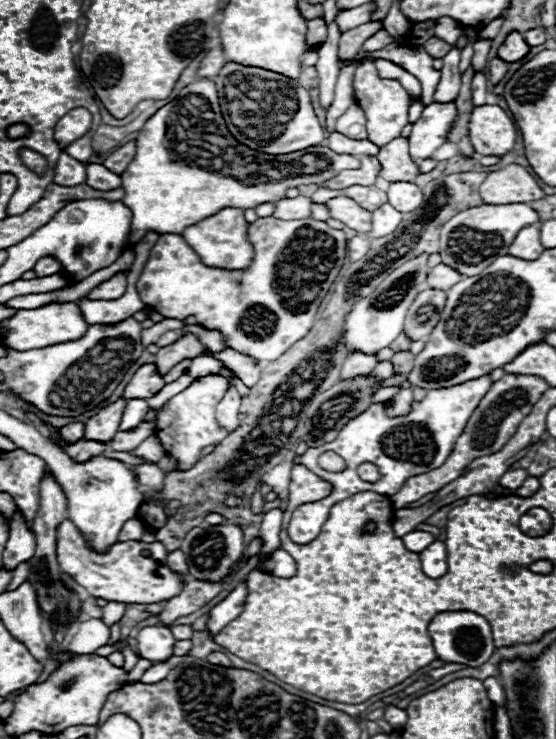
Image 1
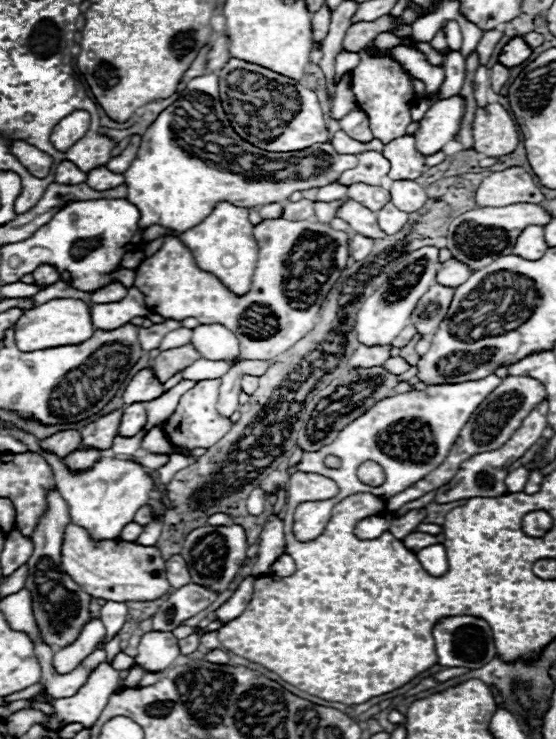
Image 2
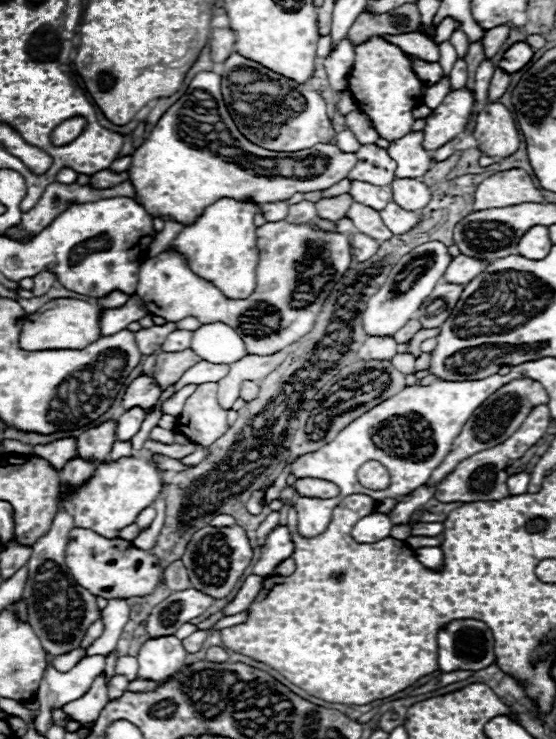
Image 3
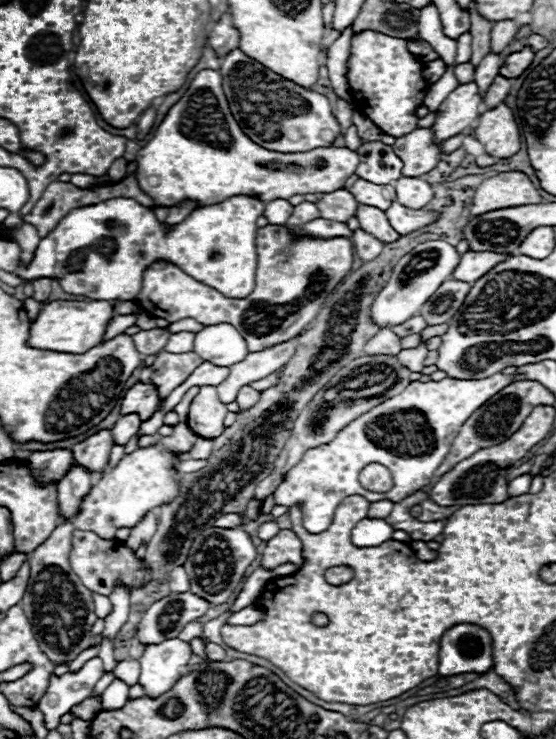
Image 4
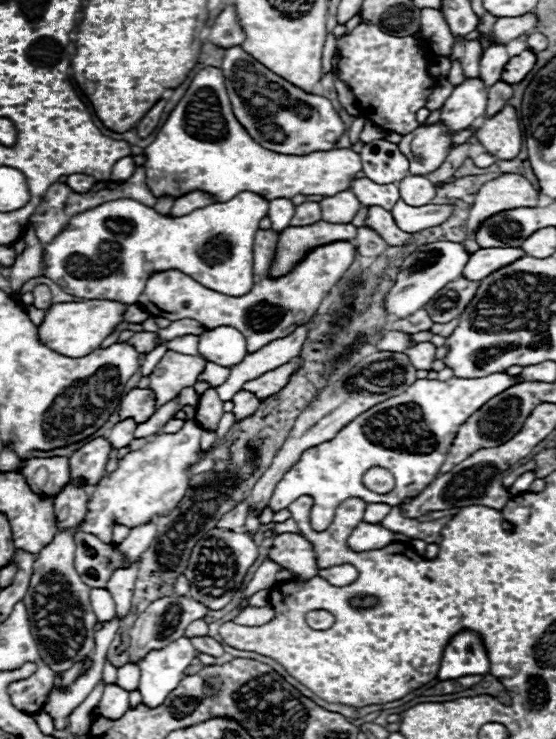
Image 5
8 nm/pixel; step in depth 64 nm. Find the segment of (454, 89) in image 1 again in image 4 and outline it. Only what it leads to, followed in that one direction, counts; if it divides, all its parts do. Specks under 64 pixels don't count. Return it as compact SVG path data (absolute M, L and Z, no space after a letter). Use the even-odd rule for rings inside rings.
M470 62L460 64L460 66L456 66L456 68L454 68L454 74L456 74L456 78L458 78L458 82L460 82L460 84L472 82L472 80L474 80L474 66L472 66Z

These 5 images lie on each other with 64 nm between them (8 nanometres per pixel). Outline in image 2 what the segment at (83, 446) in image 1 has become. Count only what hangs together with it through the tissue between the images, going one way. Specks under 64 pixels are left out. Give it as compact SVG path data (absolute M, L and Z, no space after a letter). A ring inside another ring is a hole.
M80 448L66 456L66 466L70 468L70 472L84 472L86 468L92 468L100 458L102 458L100 450L94 450L94 448L82 450Z

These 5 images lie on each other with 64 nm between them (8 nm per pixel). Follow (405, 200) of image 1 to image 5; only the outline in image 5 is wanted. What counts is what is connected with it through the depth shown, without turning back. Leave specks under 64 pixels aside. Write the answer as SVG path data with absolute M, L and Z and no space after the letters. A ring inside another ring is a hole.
M406 176L398 184L400 196L410 206L424 206L430 204L436 196L436 184L432 184L426 176Z

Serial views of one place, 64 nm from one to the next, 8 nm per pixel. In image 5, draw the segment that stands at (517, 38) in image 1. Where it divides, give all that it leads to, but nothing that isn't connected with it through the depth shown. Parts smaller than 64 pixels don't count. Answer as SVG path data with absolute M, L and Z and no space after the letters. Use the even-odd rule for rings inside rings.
M524 50L520 56L510 58L510 62L504 66L502 80L506 80L506 84L518 84L526 78L526 74L534 68L534 64L536 64L534 52Z

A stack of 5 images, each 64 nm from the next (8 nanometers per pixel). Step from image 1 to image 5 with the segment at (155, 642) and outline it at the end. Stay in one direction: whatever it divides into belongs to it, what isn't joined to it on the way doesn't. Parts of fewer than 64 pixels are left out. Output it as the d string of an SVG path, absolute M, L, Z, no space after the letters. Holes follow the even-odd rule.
M188 638L176 640L162 650L152 650L150 656L140 662L138 692L142 692L142 702L148 708L158 708L184 678L184 670L194 658L196 650Z

